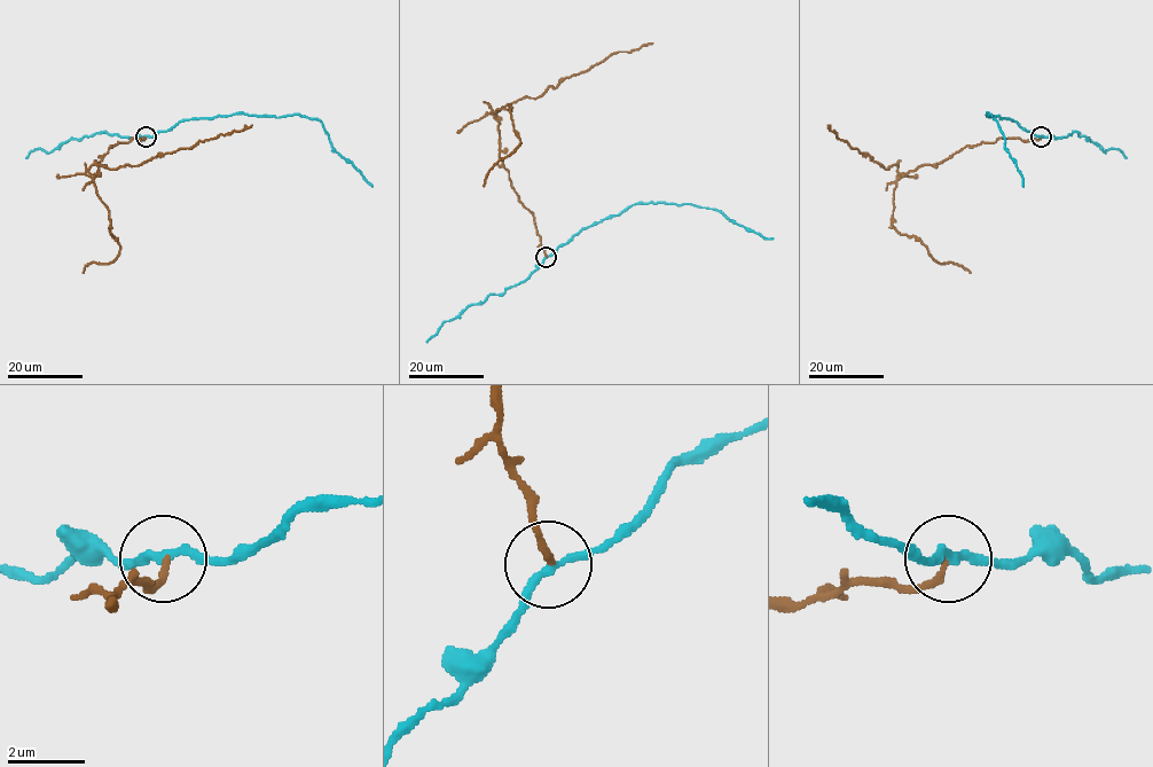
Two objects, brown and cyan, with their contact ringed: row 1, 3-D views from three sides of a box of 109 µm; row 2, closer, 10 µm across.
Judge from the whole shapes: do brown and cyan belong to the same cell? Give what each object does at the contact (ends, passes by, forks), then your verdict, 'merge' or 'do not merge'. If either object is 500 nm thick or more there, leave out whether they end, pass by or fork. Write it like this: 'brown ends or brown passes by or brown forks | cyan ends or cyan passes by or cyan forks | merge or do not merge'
brown ends | cyan passes by | do not merge

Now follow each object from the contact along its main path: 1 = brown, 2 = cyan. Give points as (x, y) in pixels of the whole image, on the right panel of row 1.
1: (1041, 137), (966, 145), (935, 165), (900, 175), (897, 164), (887, 170), (828, 125)
2: (1041, 137), (1013, 122), (987, 114), (1004, 137), (1004, 147), (1022, 175), (1024, 187)

